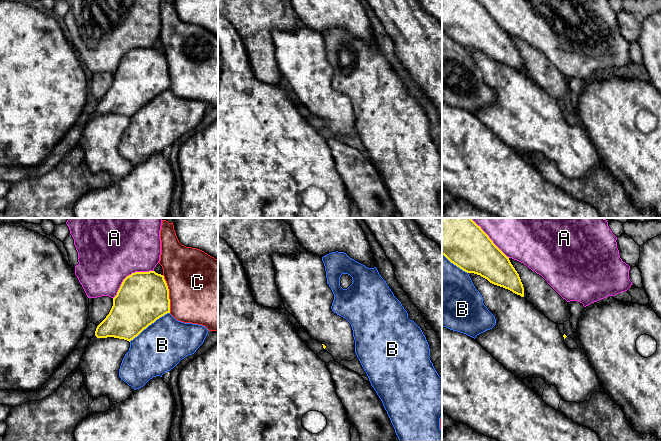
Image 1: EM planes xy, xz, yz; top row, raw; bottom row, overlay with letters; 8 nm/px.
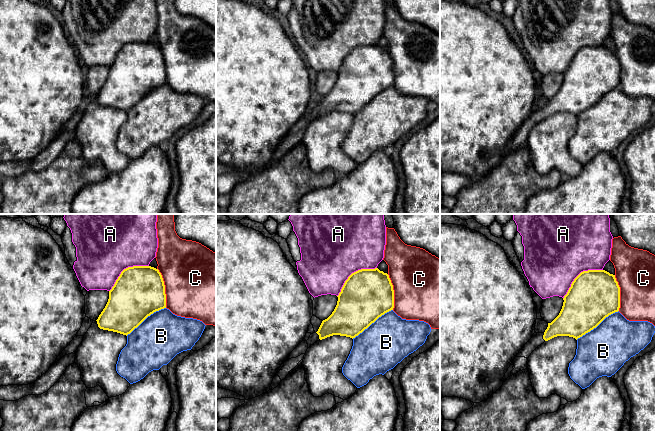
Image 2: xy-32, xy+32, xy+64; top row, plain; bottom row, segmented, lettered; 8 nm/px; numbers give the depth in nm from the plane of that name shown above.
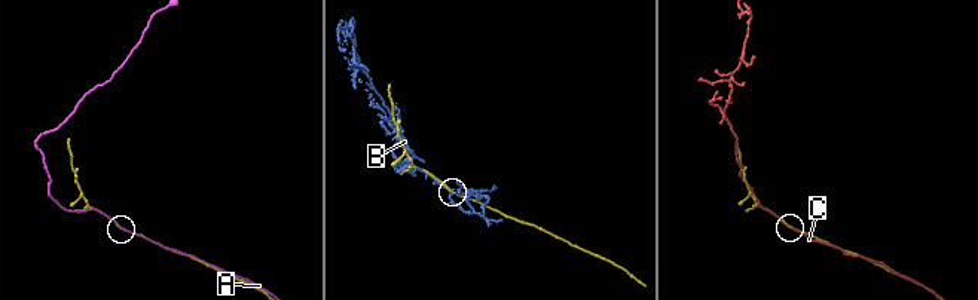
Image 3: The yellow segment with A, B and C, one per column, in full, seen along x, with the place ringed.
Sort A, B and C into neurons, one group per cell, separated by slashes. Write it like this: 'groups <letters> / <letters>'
groups A / B / C

